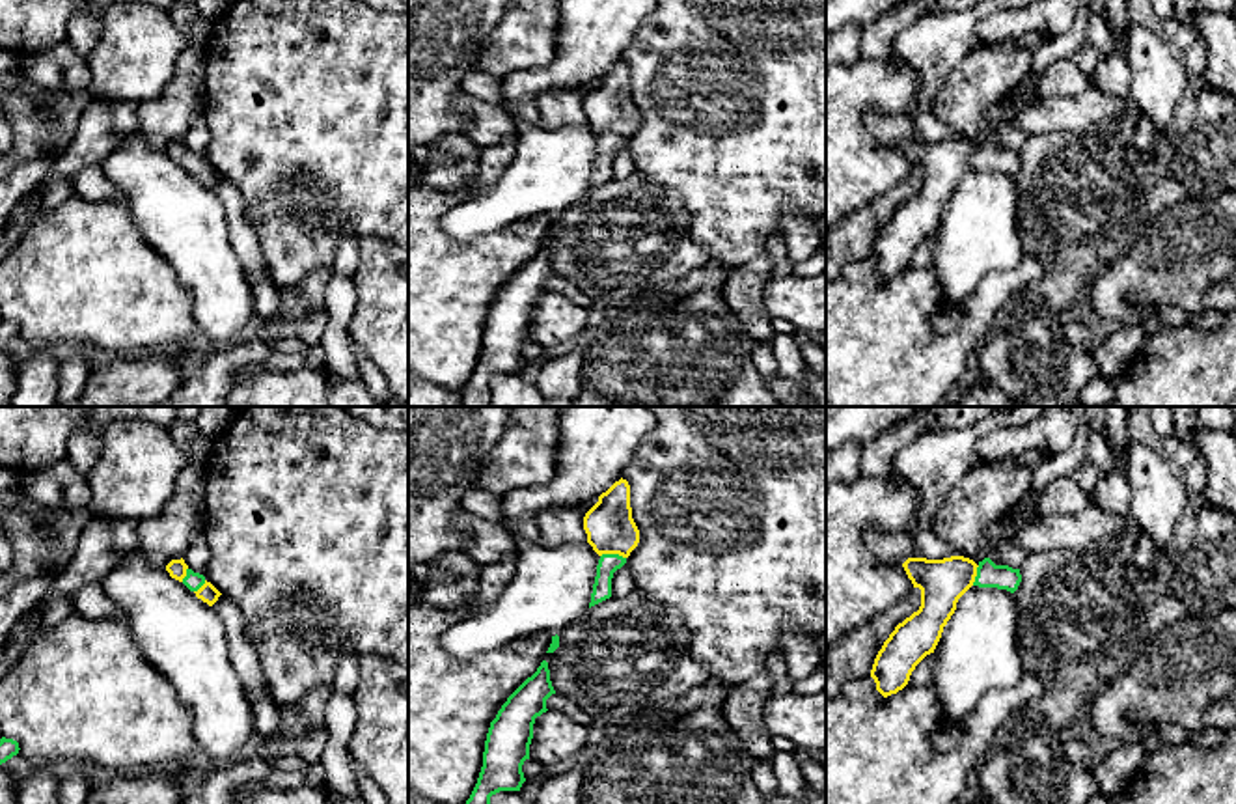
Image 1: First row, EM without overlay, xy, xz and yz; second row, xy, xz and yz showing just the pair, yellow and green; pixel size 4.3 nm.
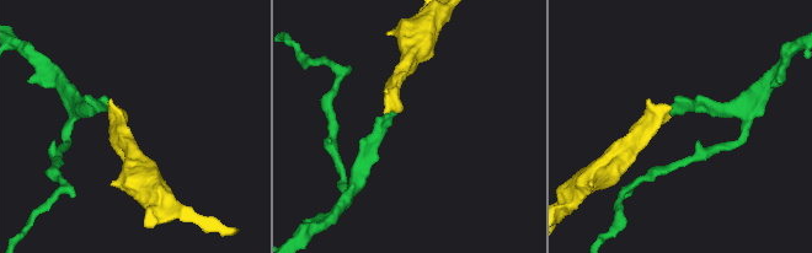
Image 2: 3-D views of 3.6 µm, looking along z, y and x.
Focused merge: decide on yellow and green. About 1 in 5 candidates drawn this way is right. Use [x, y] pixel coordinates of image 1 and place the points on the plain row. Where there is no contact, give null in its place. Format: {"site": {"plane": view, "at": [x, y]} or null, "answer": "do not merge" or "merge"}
{"site": {"plane": "xz", "at": [614, 135]}, "answer": "merge"}

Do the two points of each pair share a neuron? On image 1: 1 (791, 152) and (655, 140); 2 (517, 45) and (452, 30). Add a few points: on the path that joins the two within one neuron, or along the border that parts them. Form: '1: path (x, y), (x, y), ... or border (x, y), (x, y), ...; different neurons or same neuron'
1: path (757, 146), (688, 144); same neuron
2: border (502, 19), (481, 49), (476, 68); different neurons

